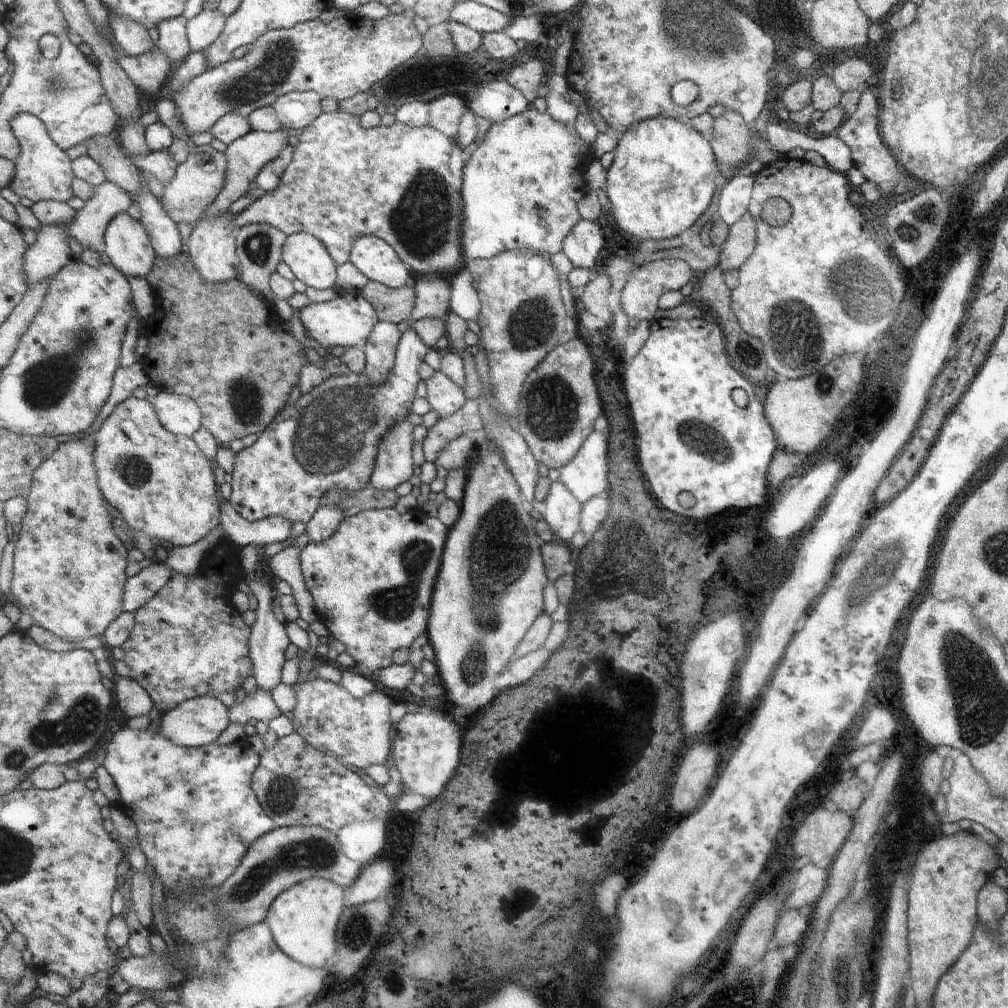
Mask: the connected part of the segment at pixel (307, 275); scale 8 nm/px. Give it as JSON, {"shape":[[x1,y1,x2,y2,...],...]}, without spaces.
{"shape":[[307,232,290,235,282,251,283,261,296,279,317,290,335,289,337,264,328,248]]}

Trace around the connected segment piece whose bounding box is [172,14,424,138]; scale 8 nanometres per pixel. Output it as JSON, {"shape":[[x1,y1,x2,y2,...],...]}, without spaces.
{"shape":[[389,14,379,21,356,19,353,16,345,16,331,23,314,19,297,24,291,29,278,29,263,34,248,47,248,54,244,58,232,59,219,67,207,69,172,100,179,108,182,125,190,138,195,133,211,131,218,120,228,113,237,112,250,117,255,110,272,106,281,96,292,91,314,91,323,98,334,97,339,101,360,92,371,92,395,68,421,54,423,46,423,35,417,30,417,26,410,18,401,14]]}

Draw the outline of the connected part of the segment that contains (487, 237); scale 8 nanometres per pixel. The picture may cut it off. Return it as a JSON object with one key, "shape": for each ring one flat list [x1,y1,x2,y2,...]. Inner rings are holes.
{"shape":[[528,109,525,113,513,116,499,124,493,124,491,130,486,130,487,138,481,146,475,147,472,154,465,156,465,166,463,172,463,190,462,196,465,204,465,223,464,223,464,236,463,246,466,259,490,260,505,252,512,252,517,250,532,251,537,255,551,255,562,252,564,241,576,229,577,224,583,219,579,213,579,202,586,196,589,187,585,181,586,171,590,164,590,157,592,157,593,149,592,144,587,143,575,129,569,125,558,122,553,116,547,113,541,113,536,109]]}

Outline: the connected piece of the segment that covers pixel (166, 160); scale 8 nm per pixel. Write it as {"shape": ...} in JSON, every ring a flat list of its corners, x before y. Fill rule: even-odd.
{"shape":[[167,149,150,155,134,156,127,154,127,156,138,168,151,173,163,185,164,190,167,190,171,185,179,166,179,163,171,158]]}

